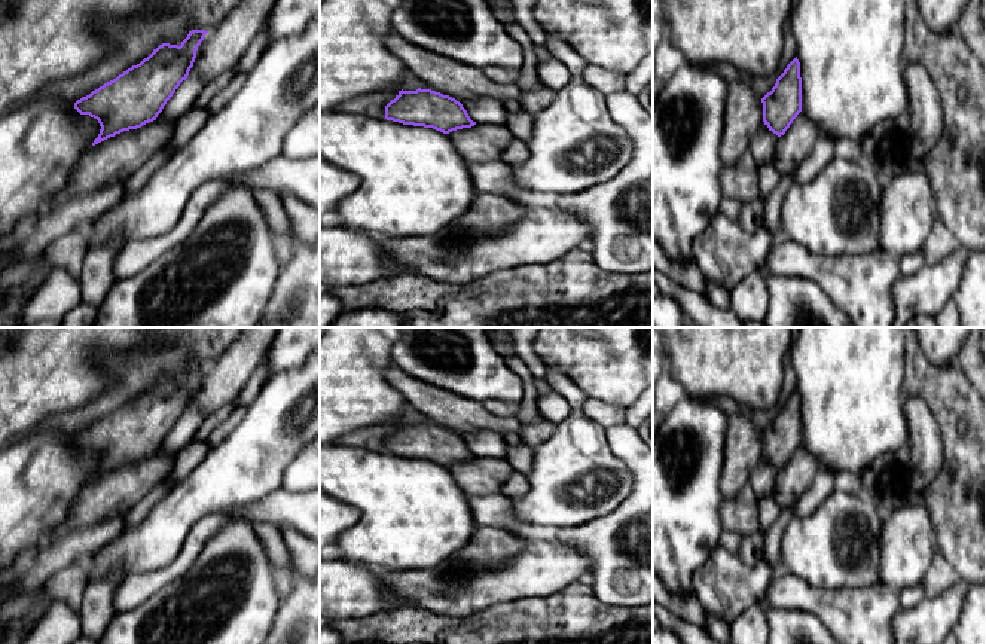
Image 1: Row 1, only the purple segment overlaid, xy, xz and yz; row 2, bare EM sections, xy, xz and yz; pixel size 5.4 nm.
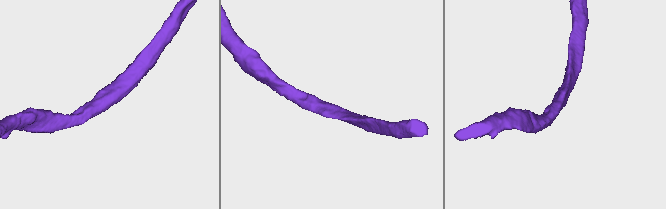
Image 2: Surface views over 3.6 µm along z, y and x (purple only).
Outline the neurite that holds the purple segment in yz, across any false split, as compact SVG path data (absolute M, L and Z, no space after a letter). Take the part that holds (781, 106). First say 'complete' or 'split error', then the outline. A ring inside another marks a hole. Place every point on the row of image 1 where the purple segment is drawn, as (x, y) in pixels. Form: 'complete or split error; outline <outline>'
split error; outline M797 57L763 98L763 122L778 135L773 165L781 176L794 173L812 152L821 132L802 110L802 77Z

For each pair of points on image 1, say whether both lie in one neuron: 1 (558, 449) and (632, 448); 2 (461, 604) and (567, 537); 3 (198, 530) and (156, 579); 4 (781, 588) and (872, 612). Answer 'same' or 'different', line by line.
1: different
2: different
3: same
4: same

